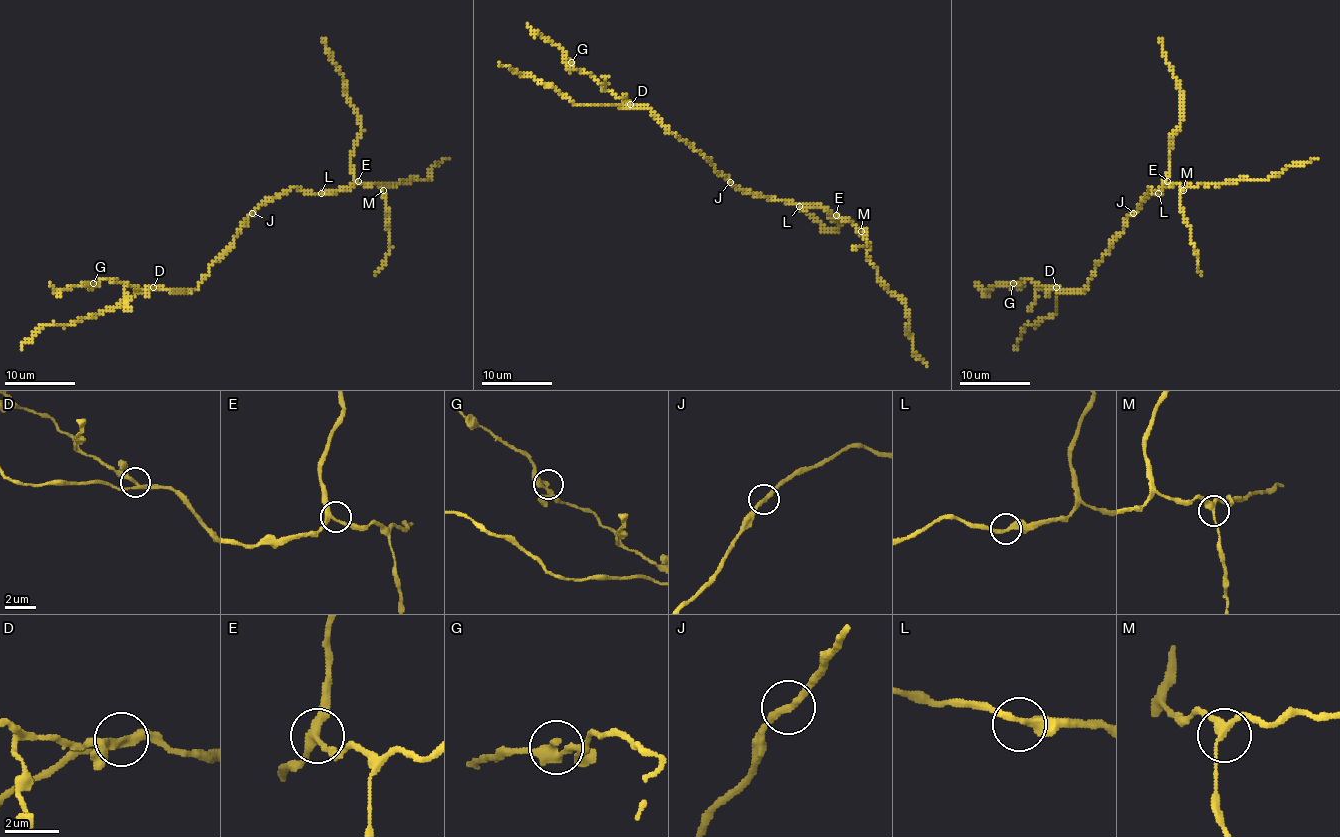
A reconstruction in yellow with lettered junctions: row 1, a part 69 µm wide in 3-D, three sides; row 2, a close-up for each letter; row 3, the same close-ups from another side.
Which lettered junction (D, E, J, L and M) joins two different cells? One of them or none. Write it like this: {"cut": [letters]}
{"cut": ["D"]}

